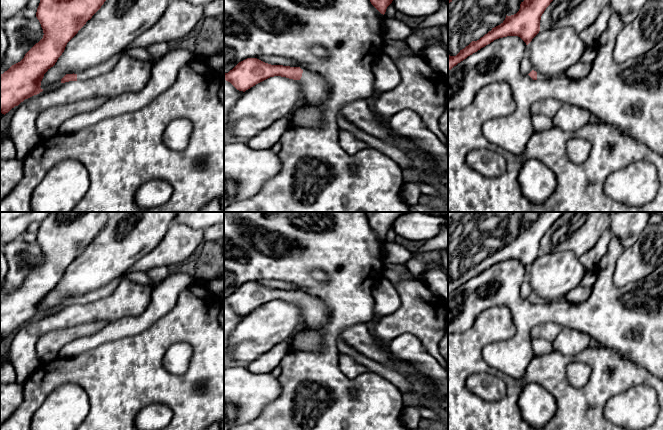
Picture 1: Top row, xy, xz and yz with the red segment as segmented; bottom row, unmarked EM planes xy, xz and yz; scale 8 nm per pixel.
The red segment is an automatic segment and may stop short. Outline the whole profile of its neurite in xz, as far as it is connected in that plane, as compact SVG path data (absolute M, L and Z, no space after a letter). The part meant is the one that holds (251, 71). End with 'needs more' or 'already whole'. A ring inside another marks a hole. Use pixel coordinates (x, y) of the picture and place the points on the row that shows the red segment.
M247 58L239 62L232 70L224 74L224 80L230 82L237 90L245 92L274 76L299 80L304 96L312 103L324 101L329 92L327 82L314 72L303 71L300 67L271 65L257 58Z; needs more

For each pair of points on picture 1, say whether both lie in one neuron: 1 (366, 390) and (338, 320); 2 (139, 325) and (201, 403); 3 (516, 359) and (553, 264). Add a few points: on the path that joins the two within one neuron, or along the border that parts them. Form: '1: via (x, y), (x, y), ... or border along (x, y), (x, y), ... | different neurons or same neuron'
1: via (345, 383), (328, 366), (328, 341) | same neuron
2: border along (162, 316), (145, 329), (121, 338) | different neurons
3: border along (569, 291), (564, 297), (549, 304) | different neurons

